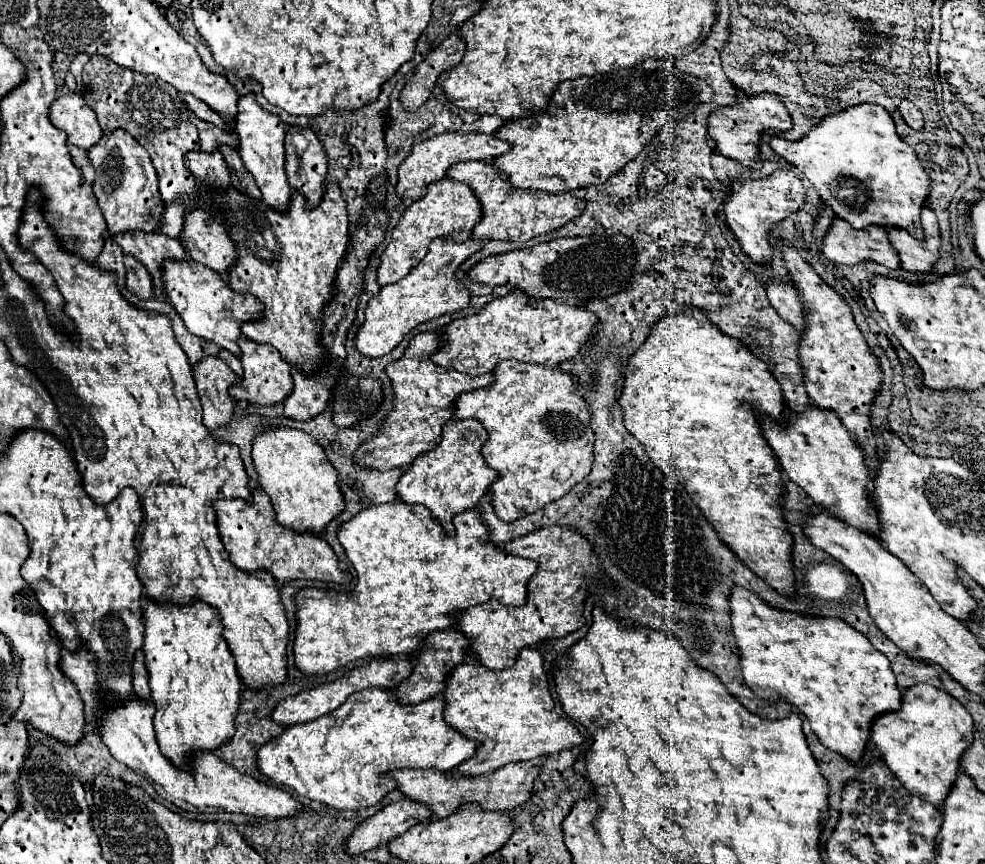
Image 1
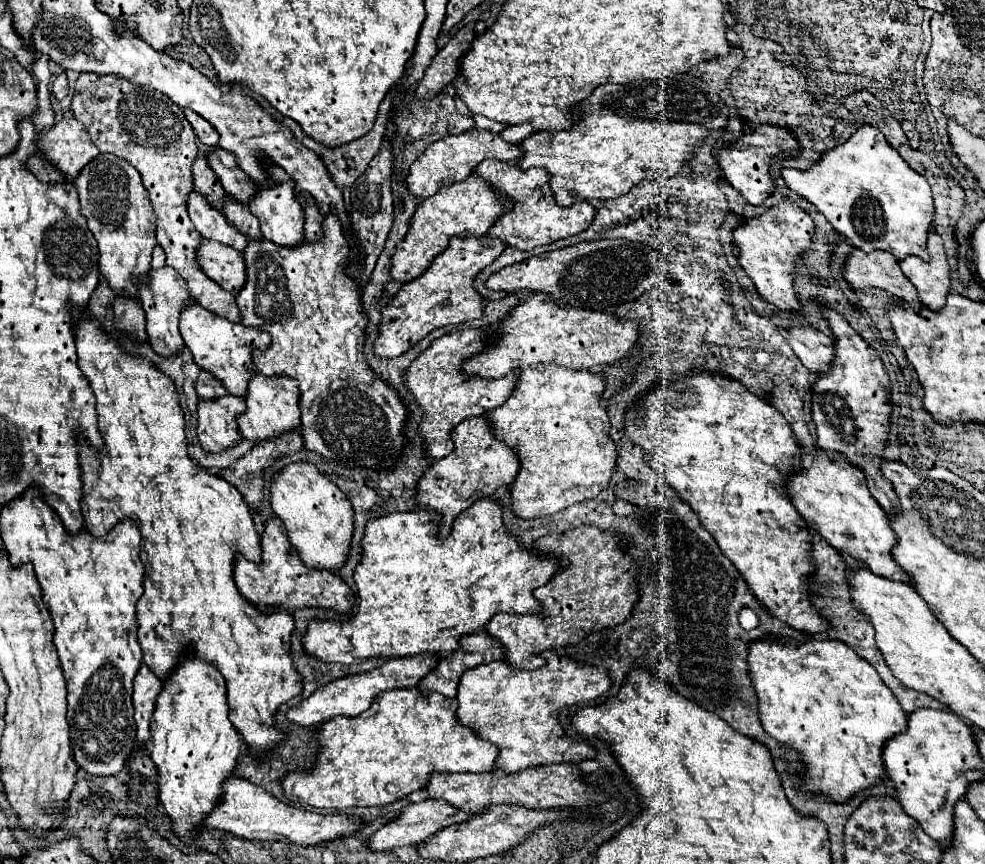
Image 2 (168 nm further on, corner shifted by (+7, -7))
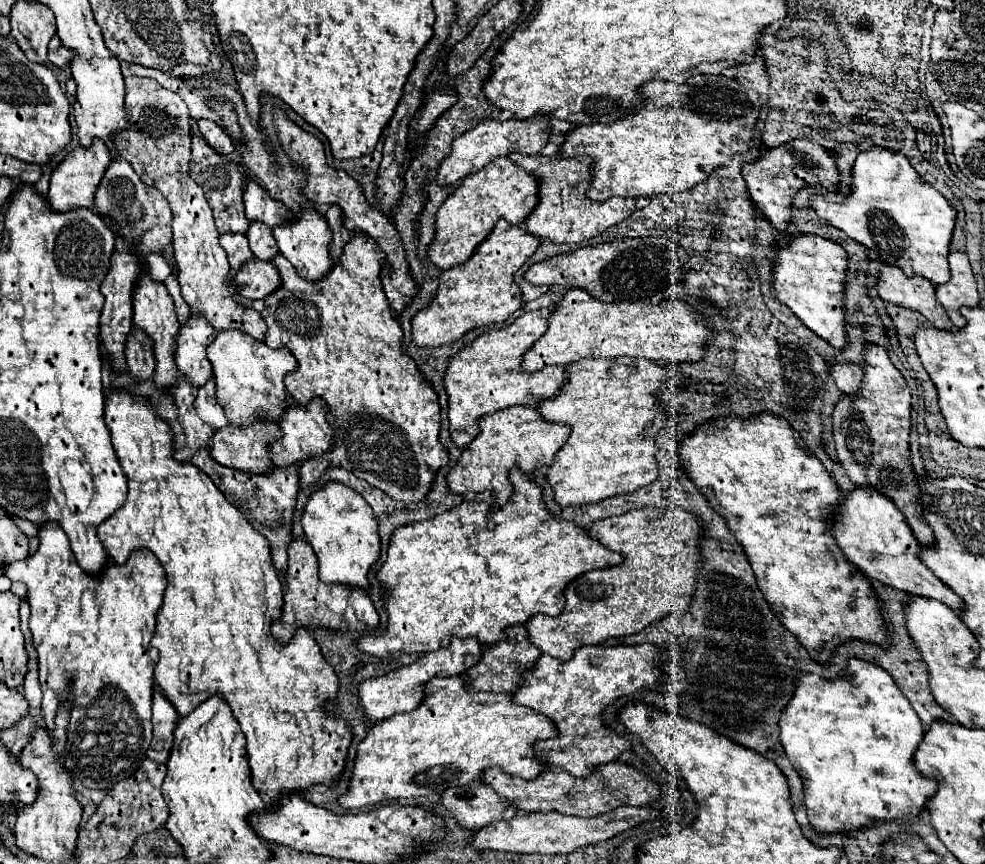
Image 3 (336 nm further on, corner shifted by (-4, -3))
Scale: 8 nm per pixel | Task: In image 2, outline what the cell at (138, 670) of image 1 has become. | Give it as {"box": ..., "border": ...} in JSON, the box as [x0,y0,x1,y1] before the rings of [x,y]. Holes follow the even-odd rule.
{"box":[132,665,162,747],"border":[[[140,665],[138,673],[134,677],[134,695],[132,695],[134,721],[136,721],[136,727],[138,727],[138,745],[140,747],[144,747],[150,739],[148,725],[150,725],[154,701],[156,701],[156,695],[160,693],[160,689],[162,689],[162,683],[154,675],[154,671],[150,671],[150,667]]]}

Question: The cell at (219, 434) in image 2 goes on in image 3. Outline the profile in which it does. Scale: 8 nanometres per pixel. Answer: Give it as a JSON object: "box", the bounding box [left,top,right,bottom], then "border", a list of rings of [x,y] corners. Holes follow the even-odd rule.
{"box":[211,421,281,475],"border":[[[257,421],[257,423],[253,423],[251,427],[245,427],[245,429],[229,425],[225,429],[215,431],[213,445],[211,445],[211,457],[225,467],[263,475],[263,473],[269,473],[275,467],[273,461],[269,459],[269,443],[273,443],[273,439],[277,439],[277,435],[281,435],[279,425],[267,423],[267,421]]]}

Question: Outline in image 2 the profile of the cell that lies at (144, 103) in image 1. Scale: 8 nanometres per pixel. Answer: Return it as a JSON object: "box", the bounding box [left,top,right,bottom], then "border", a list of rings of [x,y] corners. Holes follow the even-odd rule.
{"box":[72,73,240,321],"border":[[[80,73],[74,85],[72,111],[84,123],[92,143],[102,153],[114,153],[130,161],[142,175],[150,203],[156,213],[156,237],[166,251],[166,265],[174,267],[188,283],[190,295],[206,309],[228,321],[240,321],[234,295],[208,279],[196,265],[196,249],[202,241],[186,211],[186,195],[192,191],[192,165],[198,157],[196,135],[180,107],[152,87],[134,85],[128,79],[98,73]]]}

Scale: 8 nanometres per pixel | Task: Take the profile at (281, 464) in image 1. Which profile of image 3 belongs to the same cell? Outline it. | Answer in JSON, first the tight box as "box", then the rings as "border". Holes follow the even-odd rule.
{"box":[303,483,381,589],"border":[[[327,483],[313,493],[303,511],[303,531],[319,559],[319,579],[357,589],[369,587],[369,571],[379,561],[381,539],[377,535],[377,519],[373,509],[357,491],[341,483]]]}

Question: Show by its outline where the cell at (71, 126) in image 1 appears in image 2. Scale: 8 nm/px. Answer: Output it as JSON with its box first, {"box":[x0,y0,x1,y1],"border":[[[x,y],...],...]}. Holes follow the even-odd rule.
{"box":[42,117,100,181],"border":[[[68,117],[42,129],[42,155],[52,161],[68,181],[72,181],[80,169],[90,163],[100,151],[90,143],[90,135],[78,119]]]}

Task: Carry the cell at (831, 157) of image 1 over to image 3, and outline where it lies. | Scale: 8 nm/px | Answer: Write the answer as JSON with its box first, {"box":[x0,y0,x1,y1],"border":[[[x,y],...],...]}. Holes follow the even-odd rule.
{"box":[813,147,957,285],"border":[[[881,147],[861,153],[853,165],[851,195],[841,203],[829,203],[823,195],[813,201],[815,213],[847,237],[865,245],[871,259],[899,267],[905,275],[925,277],[933,285],[949,281],[949,243],[957,211],[911,167],[905,155]]]}

